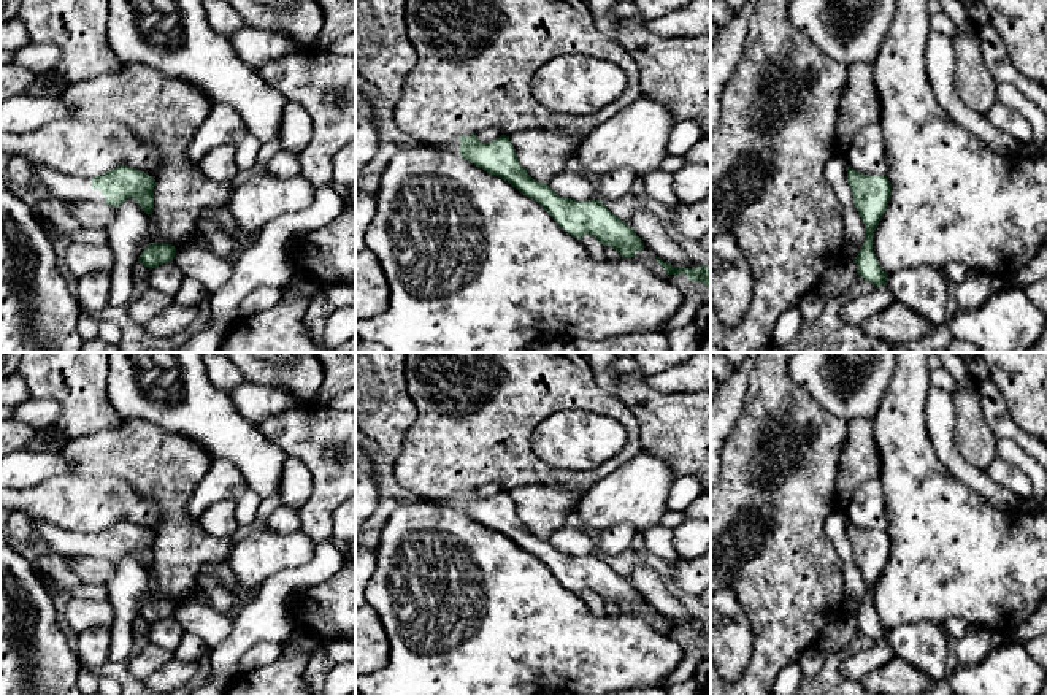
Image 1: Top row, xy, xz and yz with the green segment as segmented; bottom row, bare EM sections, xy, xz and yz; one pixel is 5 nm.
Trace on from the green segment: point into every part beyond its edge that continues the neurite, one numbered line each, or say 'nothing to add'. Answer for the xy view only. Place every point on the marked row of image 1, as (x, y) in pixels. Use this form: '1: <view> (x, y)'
1: xy (62, 186)

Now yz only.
nothing to add

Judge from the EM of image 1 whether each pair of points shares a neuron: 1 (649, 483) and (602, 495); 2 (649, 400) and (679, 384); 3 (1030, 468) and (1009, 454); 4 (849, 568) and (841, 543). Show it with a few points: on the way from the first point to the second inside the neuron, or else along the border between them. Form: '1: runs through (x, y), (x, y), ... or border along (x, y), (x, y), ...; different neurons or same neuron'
1: runs through (638, 489), (630, 495), (613, 495); same neuron
2: border along (641, 376), (662, 392), (694, 394); different neurons
3: runs through (1025, 464), (1014, 454); same neuron
4: runs through (847, 562), (844, 549); same neuron

